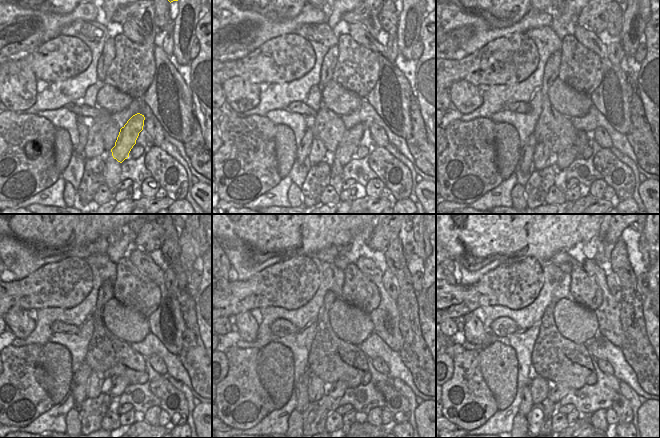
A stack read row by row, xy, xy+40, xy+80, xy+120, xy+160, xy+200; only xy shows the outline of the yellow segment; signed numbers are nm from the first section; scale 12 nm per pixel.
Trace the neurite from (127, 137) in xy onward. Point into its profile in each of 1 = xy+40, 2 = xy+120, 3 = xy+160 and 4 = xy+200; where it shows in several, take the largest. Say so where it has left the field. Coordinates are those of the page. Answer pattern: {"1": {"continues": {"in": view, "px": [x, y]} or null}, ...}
{"1": {"continues": {"in": "xy+40", "px": [348, 145]}}, "2": {"continues": {"in": "xy+120", "px": [115, 386]}}, "3": {"continues": {"in": "xy+160", "px": [337, 389]}}, "4": {"continues": {"in": "xy+200", "px": [557, 391]}}}

